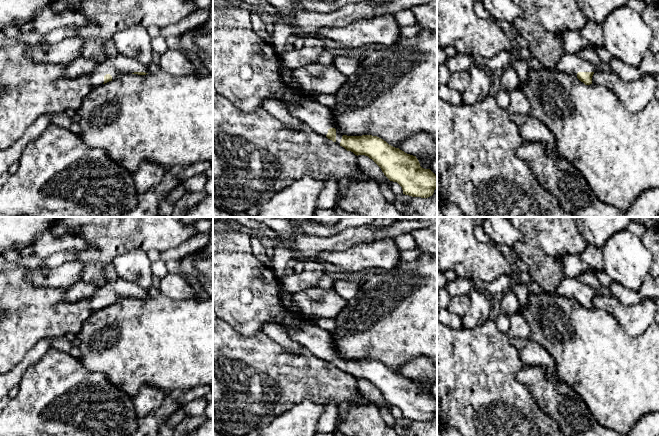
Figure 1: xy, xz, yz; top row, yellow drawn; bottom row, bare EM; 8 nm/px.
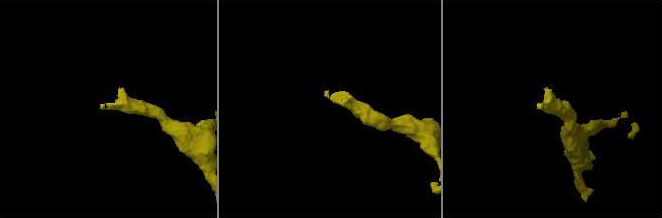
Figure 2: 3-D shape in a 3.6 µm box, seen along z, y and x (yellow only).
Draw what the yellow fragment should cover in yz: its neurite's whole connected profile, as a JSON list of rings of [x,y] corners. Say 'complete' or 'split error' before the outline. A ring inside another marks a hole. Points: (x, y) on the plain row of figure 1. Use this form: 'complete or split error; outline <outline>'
split error; outline [[[565,277],[558,287],[556,294],[569,300],[577,301],[585,309],[592,308],[592,300],[596,295],[595,290],[579,282],[576,278]]]

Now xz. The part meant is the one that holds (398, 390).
split error; outline [[[302,321],[297,328],[282,327],[293,341],[319,359],[326,360],[357,380],[365,379],[372,383],[390,405],[402,411],[403,418],[421,422],[433,419],[437,400],[430,393],[422,392],[416,380],[389,369],[377,360],[343,359],[334,345],[333,335],[312,322]]]

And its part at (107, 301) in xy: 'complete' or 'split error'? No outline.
split error

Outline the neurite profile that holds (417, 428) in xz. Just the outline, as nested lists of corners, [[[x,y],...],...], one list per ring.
[[[437,412],[428,422],[412,421],[407,431],[411,436],[437,436]]]

